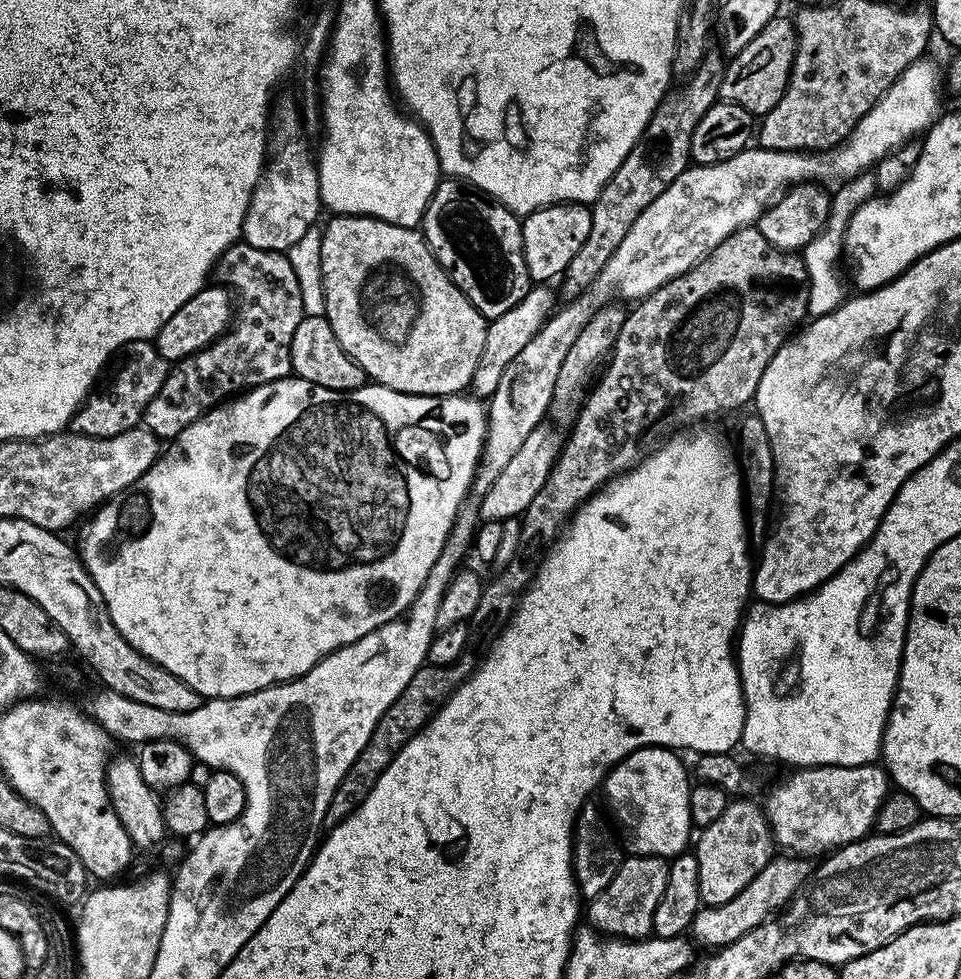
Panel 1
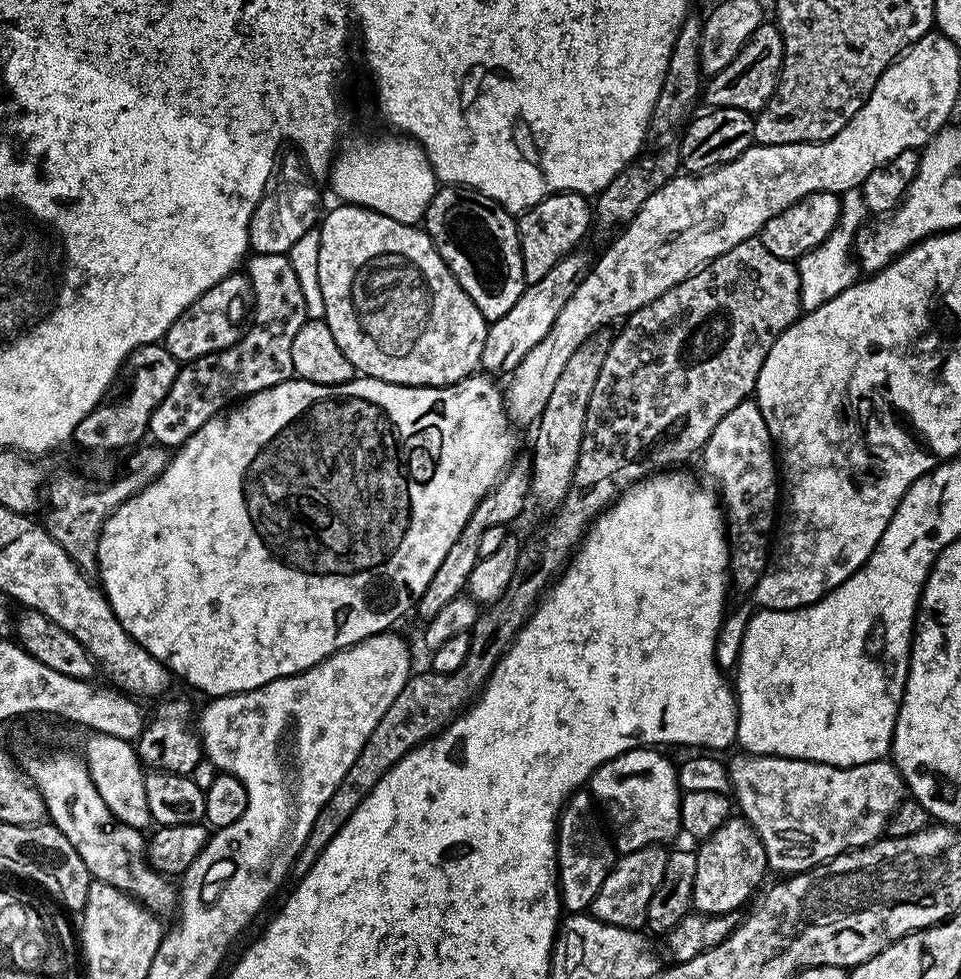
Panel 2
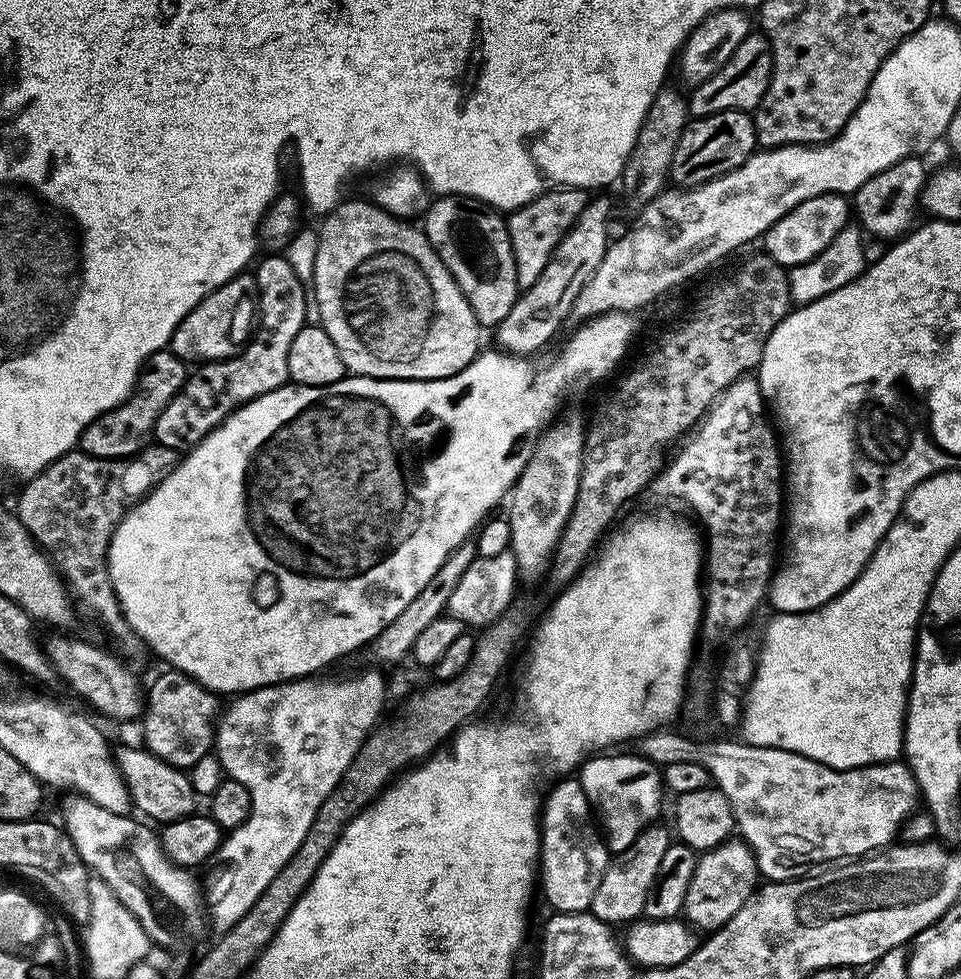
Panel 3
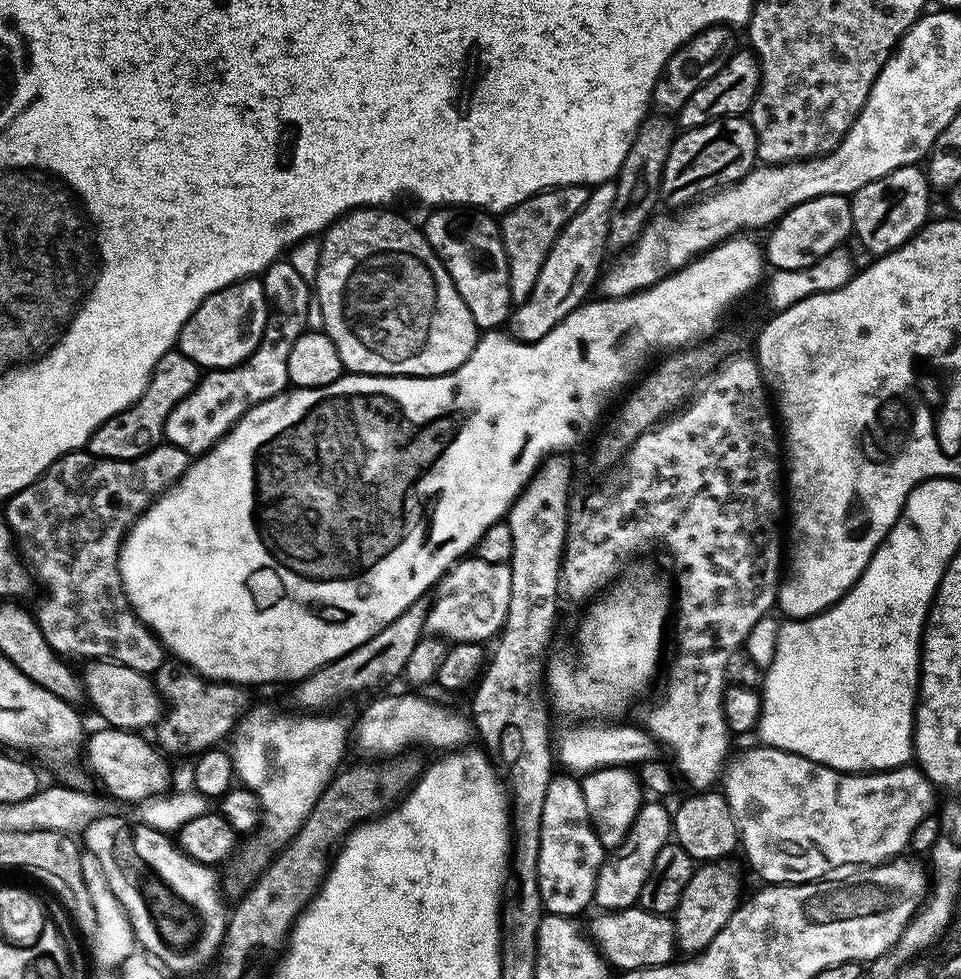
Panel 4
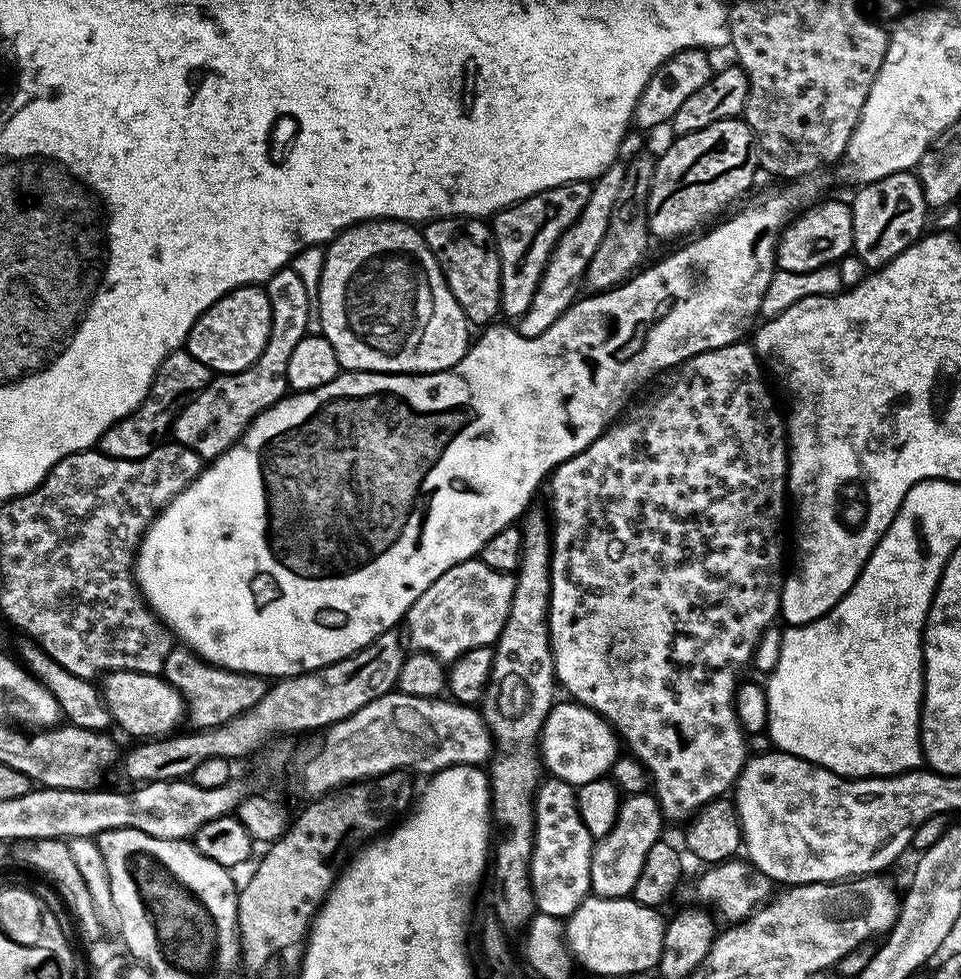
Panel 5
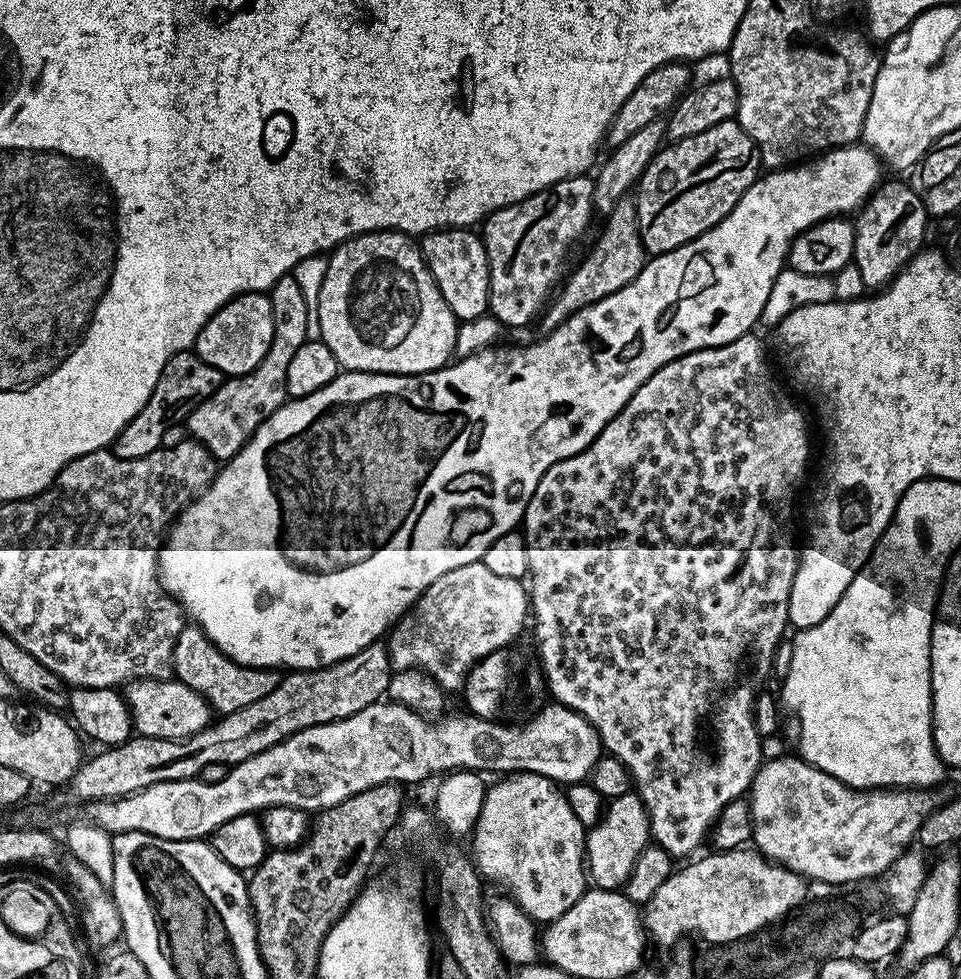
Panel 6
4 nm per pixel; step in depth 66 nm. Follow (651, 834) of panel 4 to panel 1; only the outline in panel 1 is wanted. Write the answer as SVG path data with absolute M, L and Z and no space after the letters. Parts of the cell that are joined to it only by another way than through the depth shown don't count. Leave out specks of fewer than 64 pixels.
M629 855L620 865L618 874L614 874L610 886L606 886L606 890L587 905L587 923L608 938L642 940L651 937L654 910L658 910L662 890L666 890L668 865L669 861L662 857Z

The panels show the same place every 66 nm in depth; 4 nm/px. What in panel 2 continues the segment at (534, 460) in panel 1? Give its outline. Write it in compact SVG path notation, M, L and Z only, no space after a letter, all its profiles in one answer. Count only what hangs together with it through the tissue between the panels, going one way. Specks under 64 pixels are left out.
M528 458L520 459L513 459L504 475L492 487L492 491L481 498L478 506L474 506L474 510L470 514L462 534L458 534L454 546L450 546L449 552L446 553L446 558L442 558L442 566L438 566L438 570L434 570L434 578L430 578L426 590L420 595L419 600L414 605L415 611L417 613L421 612L421 617L427 618L438 614L438 610L442 610L442 606L446 606L446 602L450 602L467 589L470 574L480 560L478 545L483 532L489 526L511 525L511 520L518 519L520 511L525 511L528 508L528 491L532 481L532 462Z

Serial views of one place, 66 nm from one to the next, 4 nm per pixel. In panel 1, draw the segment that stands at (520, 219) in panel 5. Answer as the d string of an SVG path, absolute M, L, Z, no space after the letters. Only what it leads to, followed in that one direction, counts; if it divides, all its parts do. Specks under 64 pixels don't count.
M551 204L527 213L523 217L522 250L526 258L526 270L529 281L544 286L555 278L563 277L570 266L574 254L582 250L589 237L591 226L591 207L587 204Z

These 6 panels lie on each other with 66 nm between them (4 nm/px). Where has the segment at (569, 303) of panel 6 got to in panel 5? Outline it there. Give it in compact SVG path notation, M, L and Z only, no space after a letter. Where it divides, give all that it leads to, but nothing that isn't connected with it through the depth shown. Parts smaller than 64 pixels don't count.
M652 154L636 156L632 161L627 161L622 186L618 189L618 198L614 198L614 210L610 210L610 222L606 225L606 235L602 237L594 258L590 258L590 266L586 266L584 271L583 287L589 293L608 292L611 288L619 288L645 263L644 255L647 254L648 243L650 243L648 195L650 182L654 178L655 165L656 156Z

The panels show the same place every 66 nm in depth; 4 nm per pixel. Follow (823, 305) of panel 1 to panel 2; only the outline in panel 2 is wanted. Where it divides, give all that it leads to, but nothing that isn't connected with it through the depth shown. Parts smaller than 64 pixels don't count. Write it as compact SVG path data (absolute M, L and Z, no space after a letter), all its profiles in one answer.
M851 188L840 196L840 217L834 230L830 230L828 237L817 248L795 261L800 275L800 306L804 312L812 312L818 306L830 302L830 298L842 294L842 290L856 283L858 279L858 261L854 255L856 232L869 216L863 191L860 188Z

